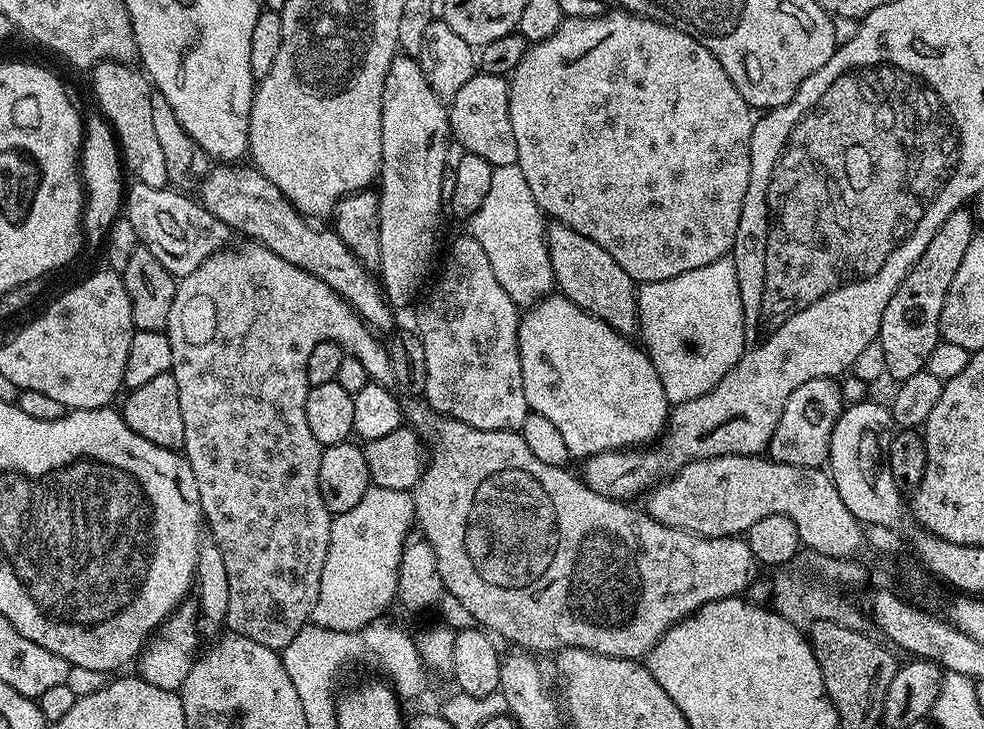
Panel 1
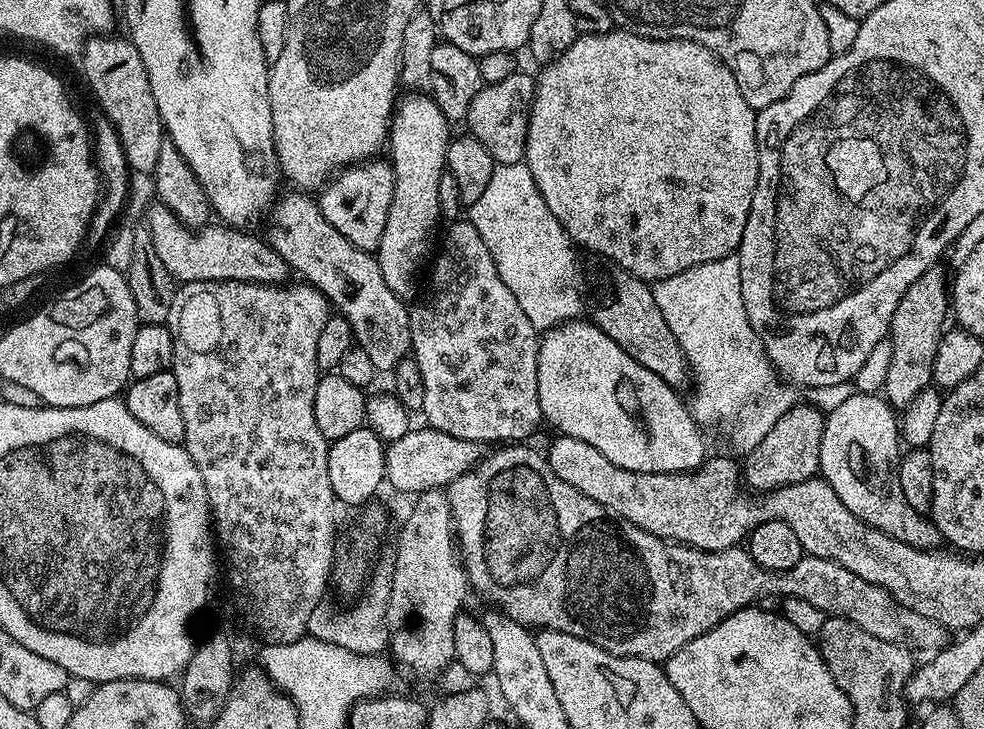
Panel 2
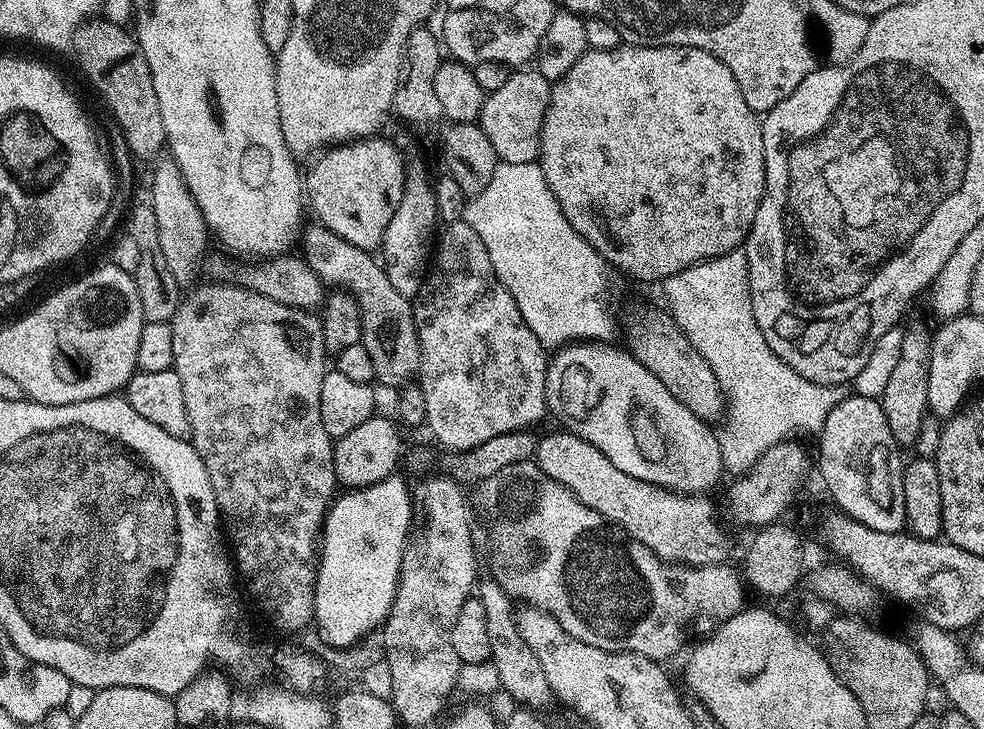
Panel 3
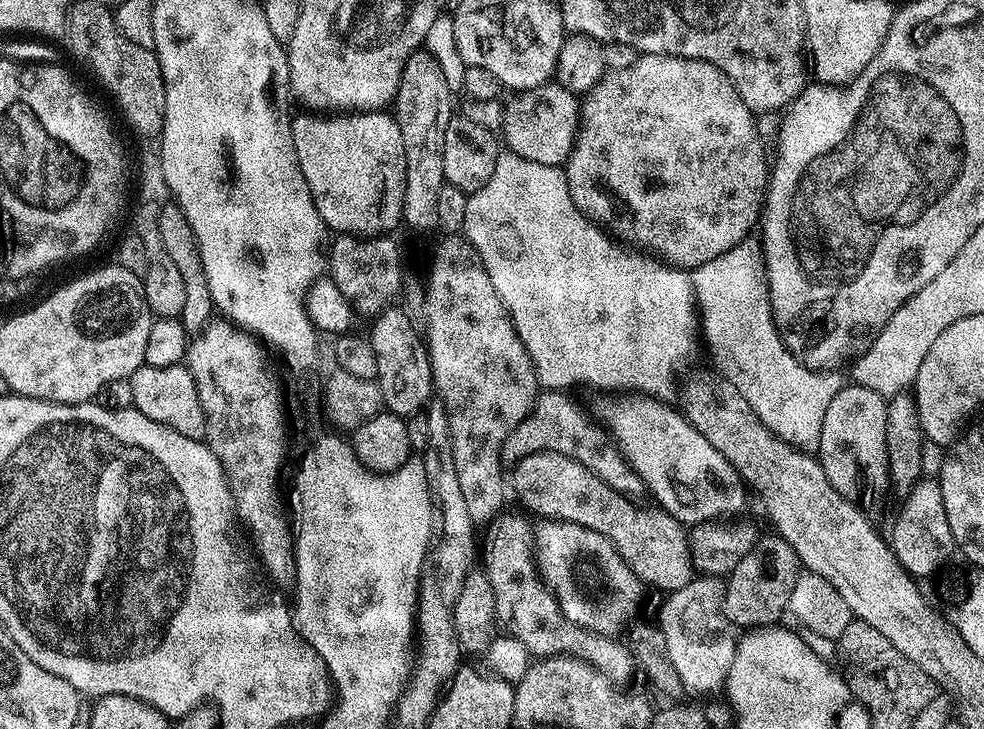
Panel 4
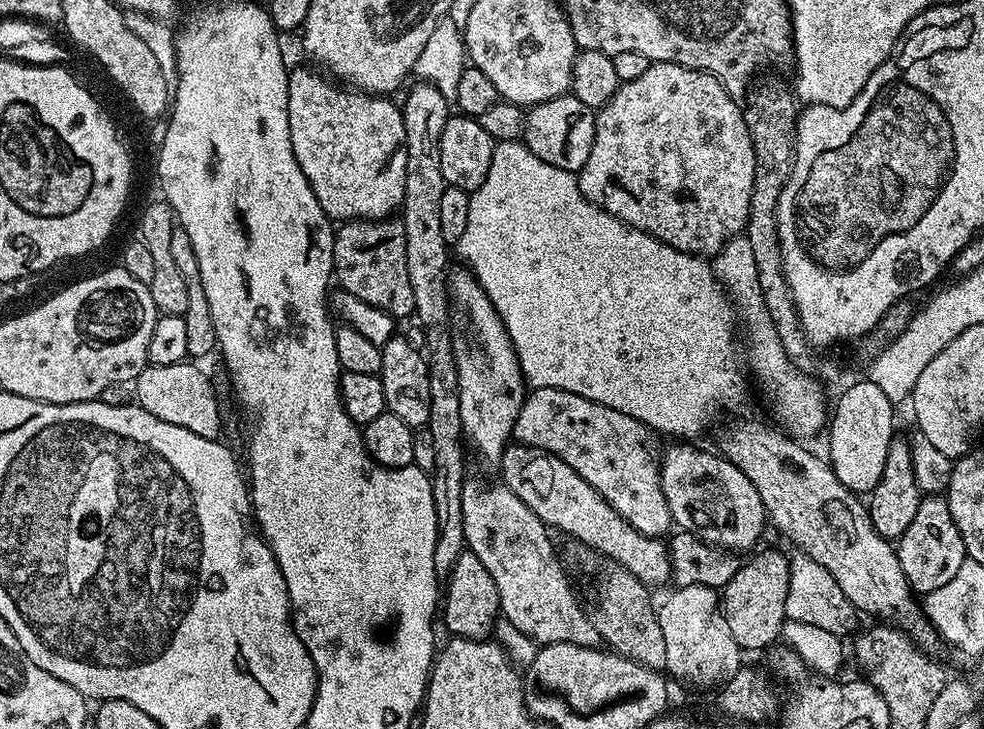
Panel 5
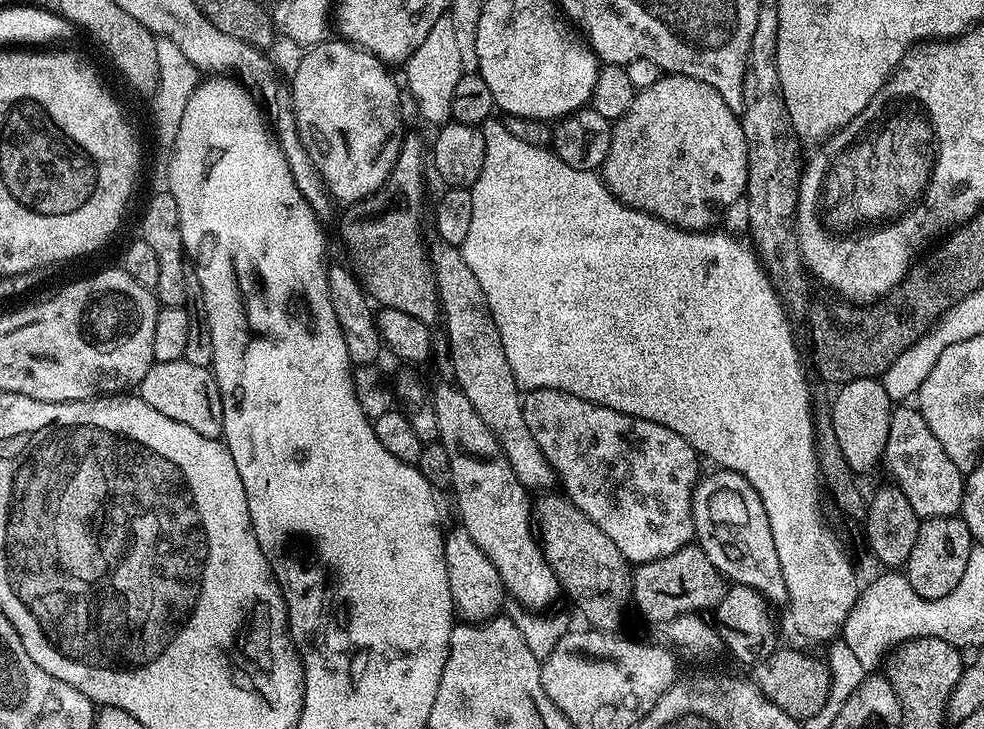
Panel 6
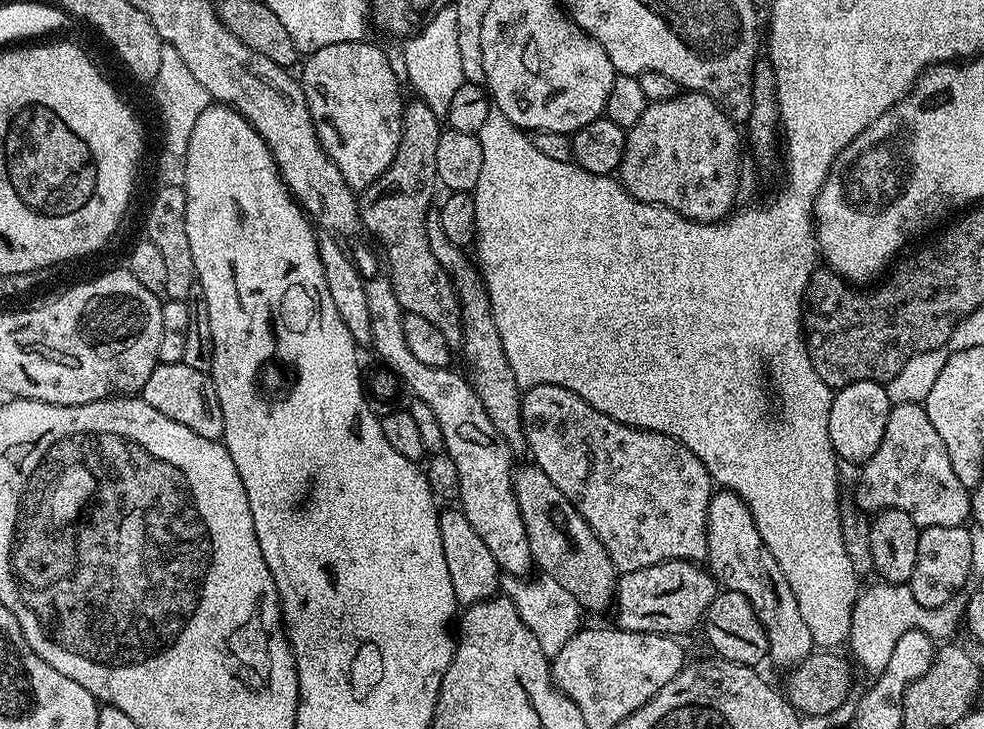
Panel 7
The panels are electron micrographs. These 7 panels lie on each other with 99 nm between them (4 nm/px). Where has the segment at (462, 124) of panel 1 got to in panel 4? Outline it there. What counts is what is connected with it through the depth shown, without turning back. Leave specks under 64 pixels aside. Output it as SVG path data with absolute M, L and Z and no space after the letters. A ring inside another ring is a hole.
M549 82L527 88L525 92L516 92L513 97L512 101L504 104L502 140L507 151L530 162L542 162L542 166L561 167L567 161L572 152L572 143L576 140L580 121L577 93L566 90L561 84Z

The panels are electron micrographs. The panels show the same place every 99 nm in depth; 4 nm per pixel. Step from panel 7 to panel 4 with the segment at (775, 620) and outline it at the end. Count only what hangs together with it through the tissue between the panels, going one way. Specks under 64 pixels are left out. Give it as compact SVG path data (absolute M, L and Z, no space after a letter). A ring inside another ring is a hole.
M602 394L590 412L612 437L612 443L624 455L624 461L636 471L641 485L652 491L657 505L682 525L707 525L718 516L736 512L744 504L746 485L740 476L694 430L683 411L656 400L652 394Z

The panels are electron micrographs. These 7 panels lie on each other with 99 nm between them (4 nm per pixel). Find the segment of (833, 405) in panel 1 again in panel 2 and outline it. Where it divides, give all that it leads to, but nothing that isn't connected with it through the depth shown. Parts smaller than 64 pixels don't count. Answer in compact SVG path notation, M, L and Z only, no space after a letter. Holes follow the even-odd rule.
M797 402L792 405L778 422L754 446L742 464L742 480L749 489L757 493L773 492L775 488L790 486L794 482L806 482L813 479L820 470L820 447L826 416L811 402Z

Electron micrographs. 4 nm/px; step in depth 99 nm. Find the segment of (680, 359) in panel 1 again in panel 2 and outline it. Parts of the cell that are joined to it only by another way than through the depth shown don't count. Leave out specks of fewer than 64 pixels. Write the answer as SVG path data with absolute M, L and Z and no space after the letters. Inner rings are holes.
M739 255L690 266L690 270L674 274L674 278L655 281L651 289L670 334L682 348L694 384L696 380L695 411L712 420L724 416L731 451L737 457L747 457L770 434L774 422L797 403L798 396L795 387L782 382L764 352L763 339L750 326L746 302L742 302Z

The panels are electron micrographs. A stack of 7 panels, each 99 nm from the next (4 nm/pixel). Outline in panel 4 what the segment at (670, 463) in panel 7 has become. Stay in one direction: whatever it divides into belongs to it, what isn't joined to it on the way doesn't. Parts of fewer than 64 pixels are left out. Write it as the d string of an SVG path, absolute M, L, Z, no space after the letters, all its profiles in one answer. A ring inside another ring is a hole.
M544 390L539 393L526 418L510 430L506 442L502 442L500 462L504 466L515 466L522 458L530 458L530 454L539 452L557 452L566 454L566 458L574 458L582 462L595 476L602 478L614 490L625 494L641 491L642 485L638 474L624 461L624 455L612 443L612 437L587 411L584 412L560 390Z

